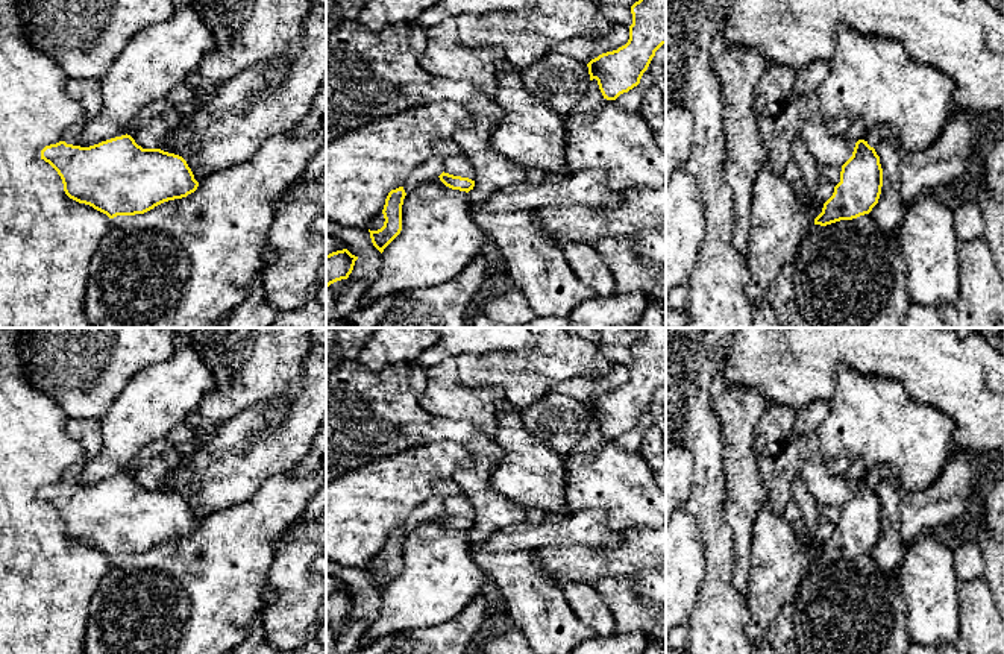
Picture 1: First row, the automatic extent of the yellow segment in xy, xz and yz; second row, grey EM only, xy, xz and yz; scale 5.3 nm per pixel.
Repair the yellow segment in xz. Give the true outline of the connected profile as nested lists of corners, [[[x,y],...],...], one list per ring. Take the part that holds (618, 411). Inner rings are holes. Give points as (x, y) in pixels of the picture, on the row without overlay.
[[[642,328],[631,354],[628,382],[587,404],[590,420],[598,420],[607,440],[637,426],[655,391],[666,384],[666,328]]]

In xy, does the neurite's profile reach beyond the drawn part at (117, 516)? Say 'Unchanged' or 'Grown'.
Unchanged

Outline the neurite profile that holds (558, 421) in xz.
[[[547,393],[520,417],[531,435],[564,457],[578,449],[590,426],[587,404],[561,393]]]

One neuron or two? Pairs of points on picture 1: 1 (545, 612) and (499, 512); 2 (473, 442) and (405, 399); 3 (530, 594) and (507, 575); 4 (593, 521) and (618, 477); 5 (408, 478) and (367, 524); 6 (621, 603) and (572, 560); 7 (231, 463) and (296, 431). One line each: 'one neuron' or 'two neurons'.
1: one neuron
2: one neuron
3: one neuron
4: two neurons
5: one neuron
6: two neurons
7: one neuron

